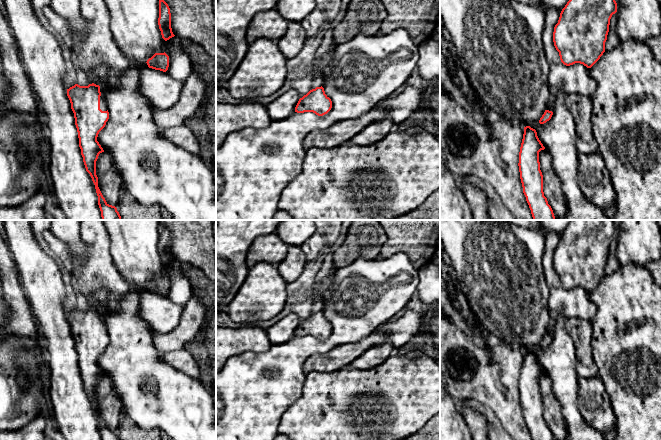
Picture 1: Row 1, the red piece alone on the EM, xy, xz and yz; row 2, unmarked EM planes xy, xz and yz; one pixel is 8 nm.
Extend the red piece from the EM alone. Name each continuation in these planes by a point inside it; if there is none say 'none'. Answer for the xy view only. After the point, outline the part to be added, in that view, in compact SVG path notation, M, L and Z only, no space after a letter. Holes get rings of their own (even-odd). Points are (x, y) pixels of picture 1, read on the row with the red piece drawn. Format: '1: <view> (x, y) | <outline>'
1: xy (103, 106) | M101 94L101 96L100 96L100 109L101 109L102 111L107 111L107 104L106 104L105 99L104 99L104 97L102 96L102 94Z

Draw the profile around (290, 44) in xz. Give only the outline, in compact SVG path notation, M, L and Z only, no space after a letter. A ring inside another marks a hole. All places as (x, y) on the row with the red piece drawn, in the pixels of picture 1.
M290 21L286 33L276 41L279 50L288 59L295 57L306 40L306 32L301 23Z

